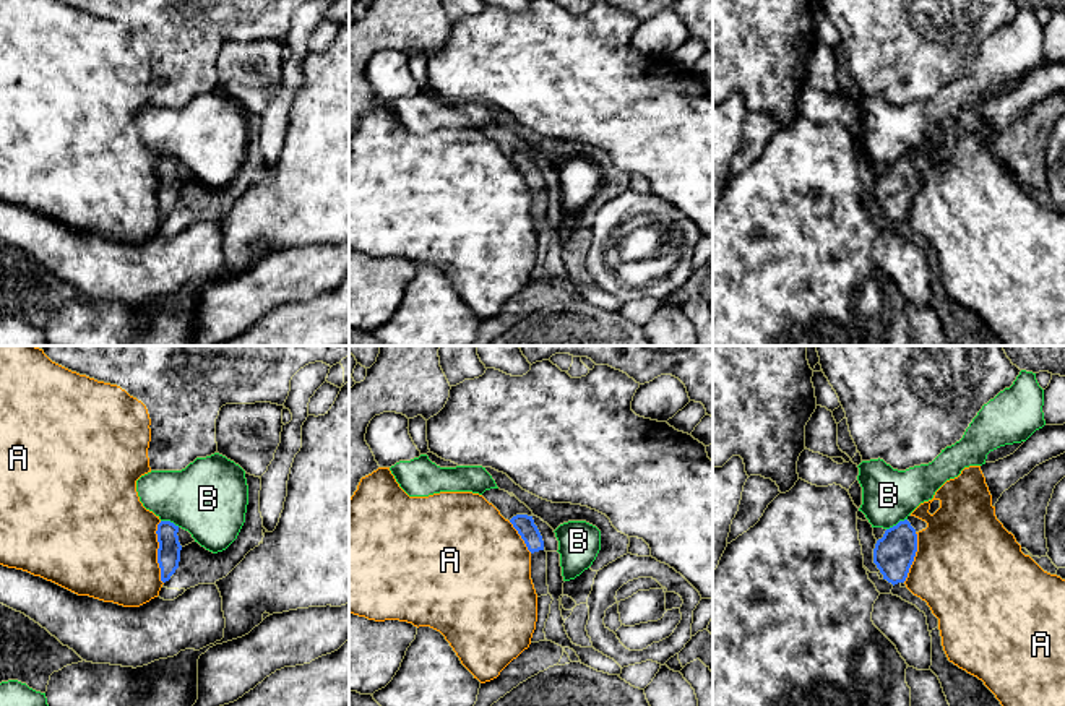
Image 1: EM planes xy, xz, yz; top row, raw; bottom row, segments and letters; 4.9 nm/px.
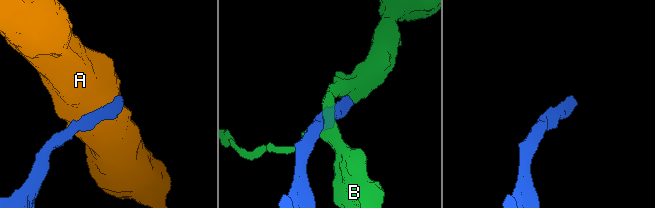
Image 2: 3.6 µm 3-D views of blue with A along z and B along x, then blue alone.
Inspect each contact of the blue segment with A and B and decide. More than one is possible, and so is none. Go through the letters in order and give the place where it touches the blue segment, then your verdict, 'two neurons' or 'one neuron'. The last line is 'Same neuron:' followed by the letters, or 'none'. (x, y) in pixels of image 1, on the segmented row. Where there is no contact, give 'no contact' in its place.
A: meets blue in xy at (158, 552); two neurons
B: meets blue in yz at (898, 523); two neurons
Same neuron: none

